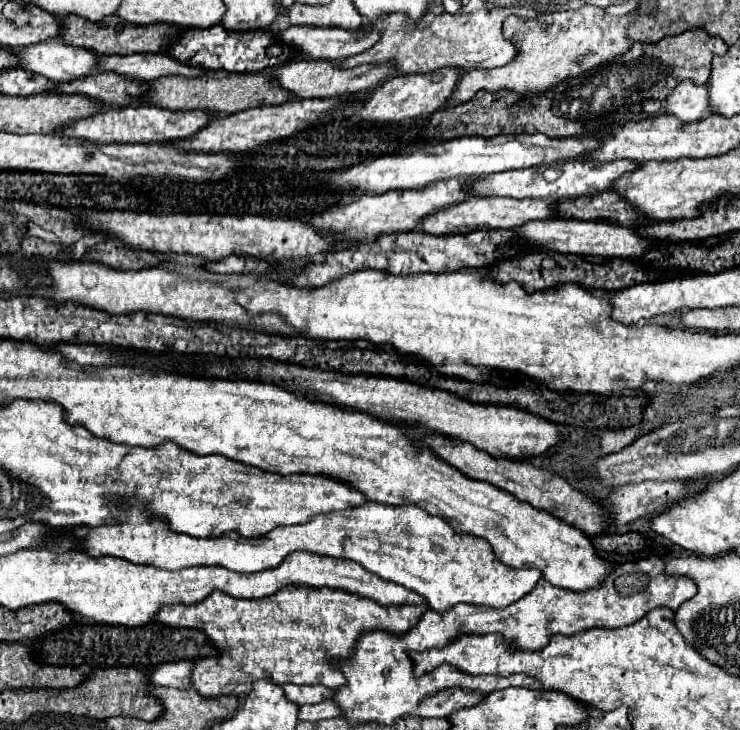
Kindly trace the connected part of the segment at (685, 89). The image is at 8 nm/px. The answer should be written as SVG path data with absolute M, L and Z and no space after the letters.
M683 81L665 101L667 111L681 121L701 121L711 113L707 85L695 85L693 81Z

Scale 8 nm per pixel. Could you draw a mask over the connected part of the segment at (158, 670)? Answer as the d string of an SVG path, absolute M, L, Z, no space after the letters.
M189 661L163 663L149 671L149 681L151 681L151 685L161 685L161 687L189 689L191 673L193 673L193 663L189 663Z

